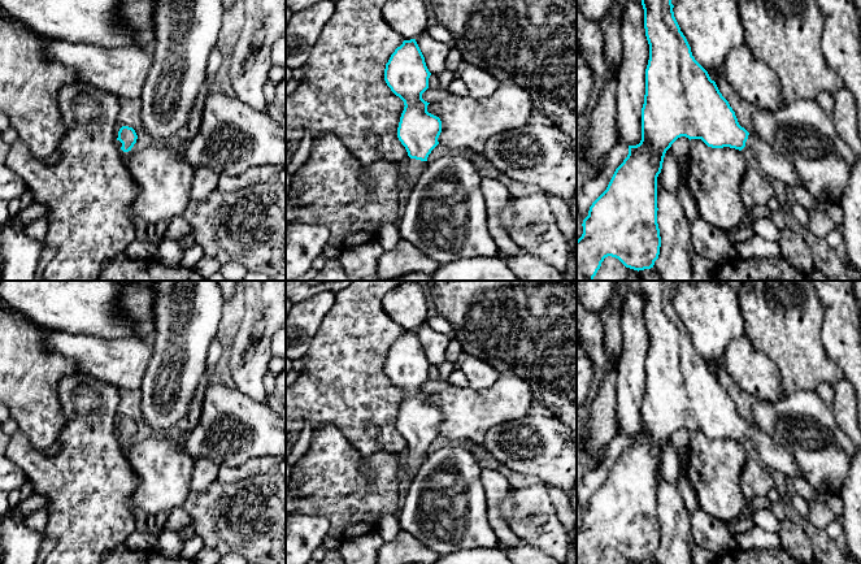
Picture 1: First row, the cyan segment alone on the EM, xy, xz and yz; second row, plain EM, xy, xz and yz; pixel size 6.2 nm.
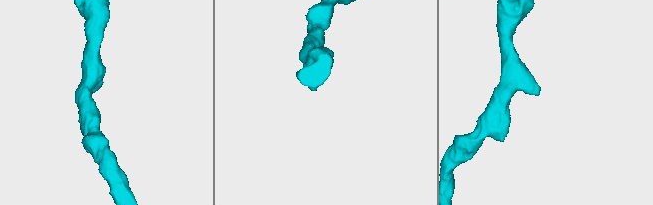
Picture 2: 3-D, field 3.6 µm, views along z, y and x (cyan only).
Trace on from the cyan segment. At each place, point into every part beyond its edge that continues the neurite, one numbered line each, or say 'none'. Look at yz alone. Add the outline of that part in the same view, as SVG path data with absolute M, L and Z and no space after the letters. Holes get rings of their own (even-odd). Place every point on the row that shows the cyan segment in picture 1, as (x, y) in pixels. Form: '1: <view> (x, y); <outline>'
1: yz (774, 165); M749 134L745 142L745 147L751 148L764 173L769 177L784 183L788 188L795 186L803 186L797 177L795 168L783 156L774 152L774 149L760 140L755 134Z

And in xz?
1: xz (411, 174); M410 159L408 166L401 173L401 183L410 185L413 188L425 166L426 161Z

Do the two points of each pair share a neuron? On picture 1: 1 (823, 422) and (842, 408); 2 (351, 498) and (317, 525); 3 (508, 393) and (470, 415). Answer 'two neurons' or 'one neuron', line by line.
1: two neurons
2: two neurons
3: one neuron

